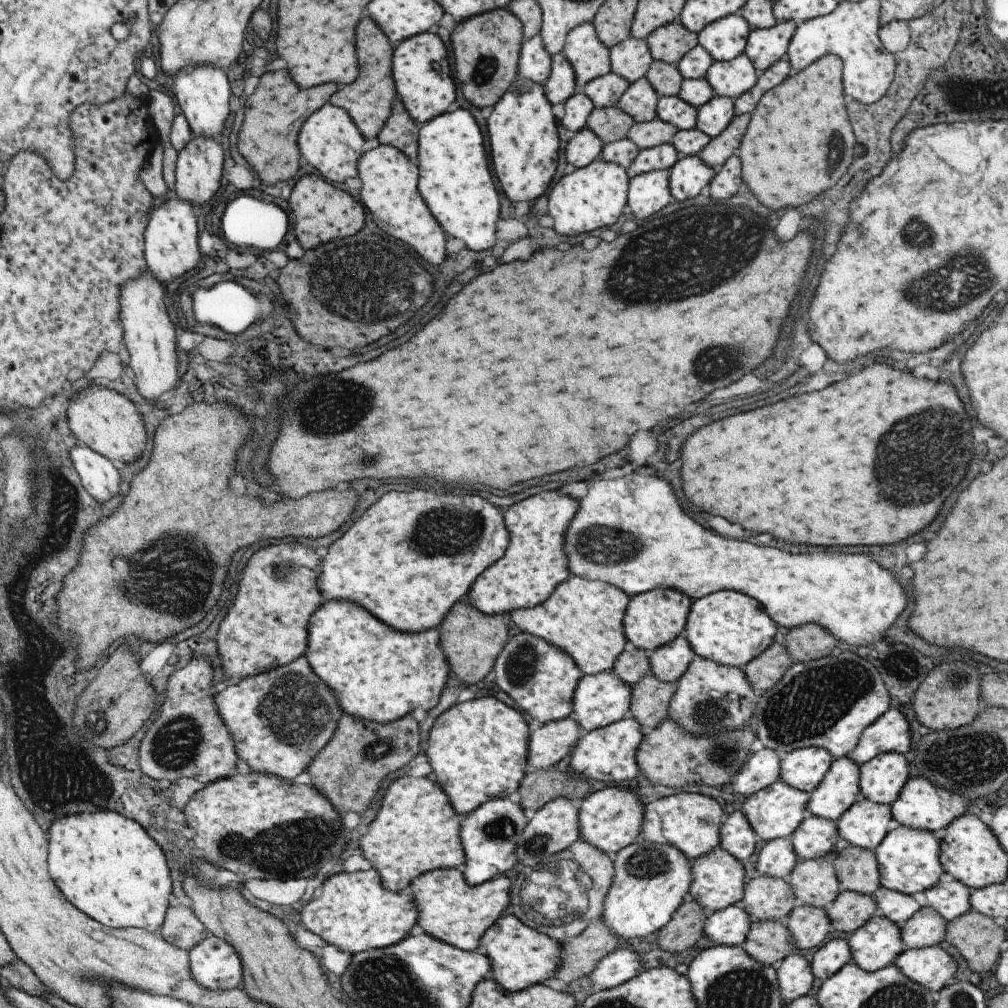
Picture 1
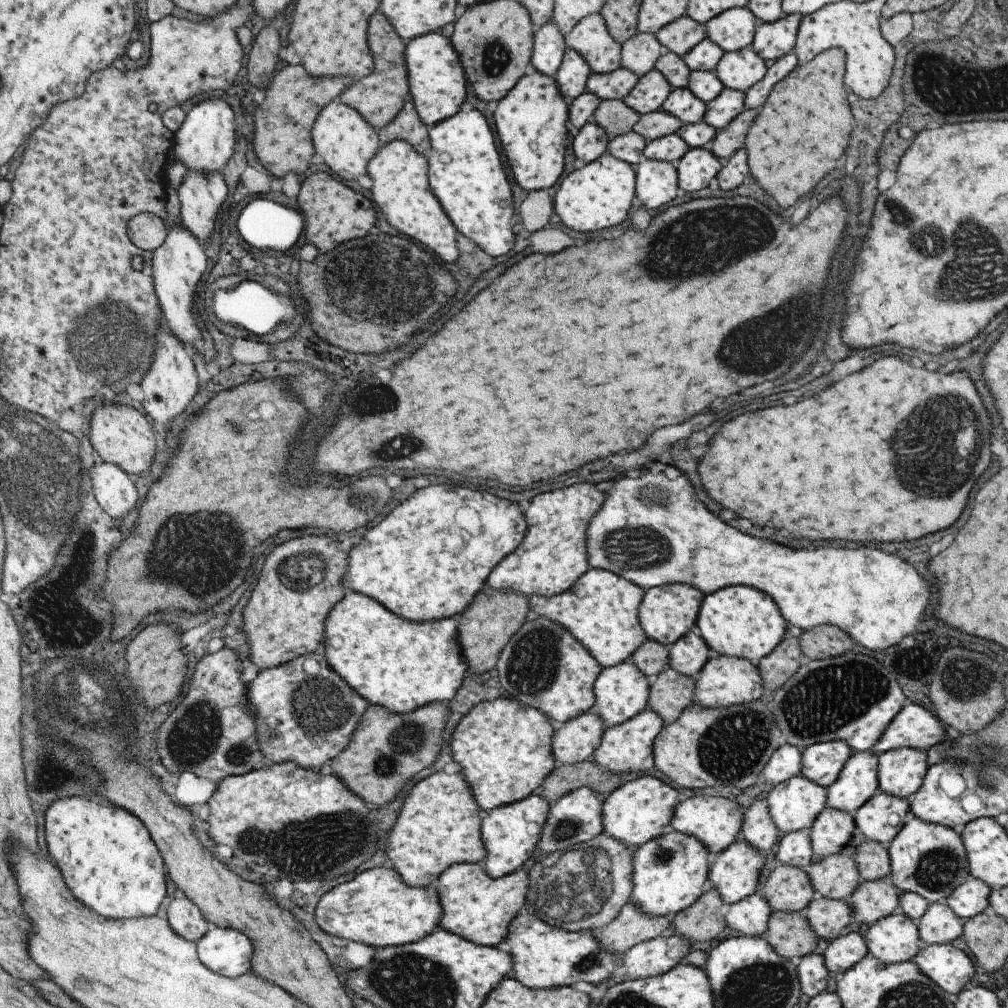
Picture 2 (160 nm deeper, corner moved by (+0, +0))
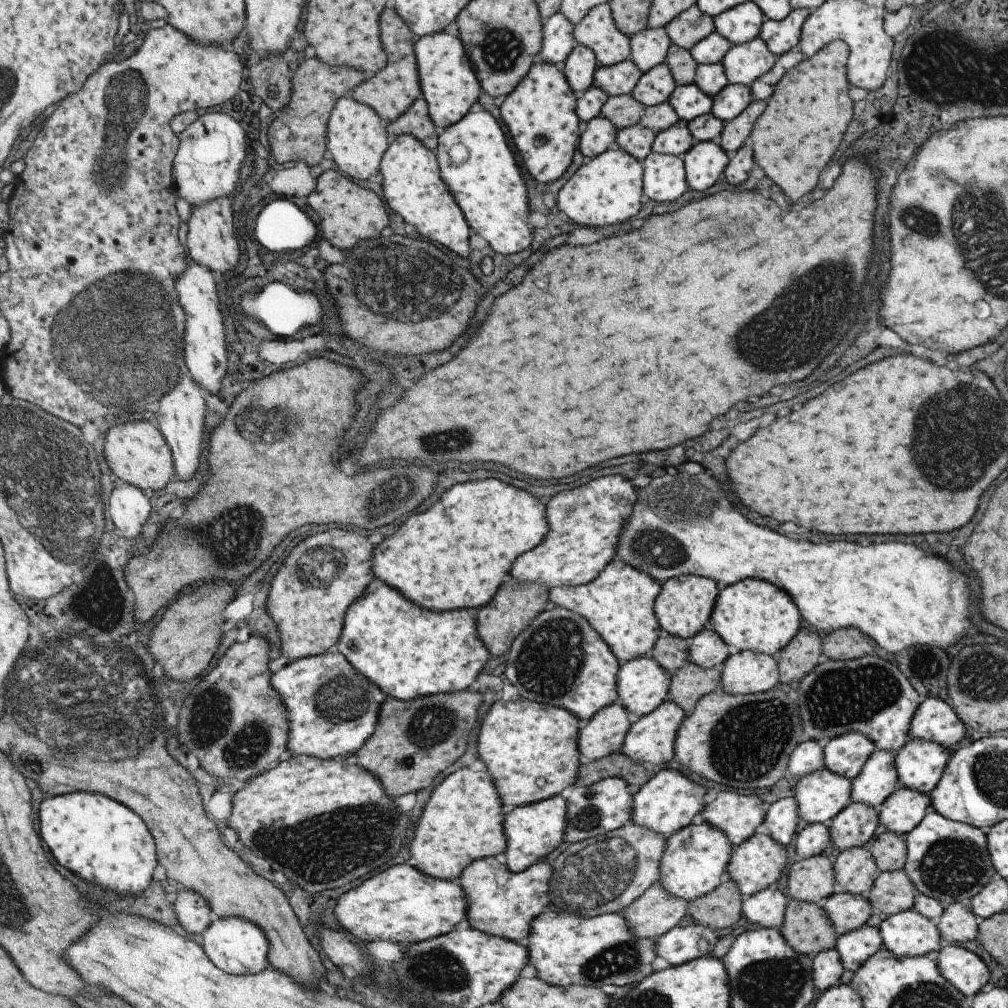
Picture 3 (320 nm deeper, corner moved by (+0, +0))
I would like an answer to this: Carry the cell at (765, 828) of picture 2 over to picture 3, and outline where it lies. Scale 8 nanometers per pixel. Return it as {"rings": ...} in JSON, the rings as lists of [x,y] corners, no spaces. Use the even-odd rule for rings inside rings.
{"rings":[[[784,797],[767,806],[760,829],[781,846],[787,846],[800,826],[801,820],[794,798]]]}

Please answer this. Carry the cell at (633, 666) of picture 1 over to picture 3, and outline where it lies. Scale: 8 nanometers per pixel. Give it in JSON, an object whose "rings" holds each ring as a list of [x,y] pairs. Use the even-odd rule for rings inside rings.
{"rings":[[[661,634],[657,637],[649,655],[672,677],[679,670],[679,667],[688,660],[687,646],[689,644],[686,639]]]}

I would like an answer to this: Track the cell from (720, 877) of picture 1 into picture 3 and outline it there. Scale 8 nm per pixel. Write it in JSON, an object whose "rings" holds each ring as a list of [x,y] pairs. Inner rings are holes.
{"rings":[[[760,829],[740,845],[732,848],[732,853],[726,866],[725,877],[734,880],[738,891],[744,898],[749,897],[767,888],[771,882],[775,884],[785,868],[785,858],[787,858],[785,848],[776,840],[773,840],[767,832]]]}

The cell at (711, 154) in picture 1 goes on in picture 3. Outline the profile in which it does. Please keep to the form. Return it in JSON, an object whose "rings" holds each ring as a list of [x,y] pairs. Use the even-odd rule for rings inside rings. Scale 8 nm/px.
{"rings":[[[751,100],[741,114],[735,116],[733,120],[724,123],[724,127],[719,133],[718,145],[728,155],[734,153],[743,143],[748,141],[753,123],[763,113],[765,104],[766,101]]]}

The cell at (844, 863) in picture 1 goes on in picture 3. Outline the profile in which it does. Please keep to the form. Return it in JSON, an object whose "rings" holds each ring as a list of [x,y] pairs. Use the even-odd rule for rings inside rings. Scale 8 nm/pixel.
{"rings":[[[883,831],[871,842],[870,854],[873,855],[879,872],[902,869],[906,861],[904,837],[891,831]]]}

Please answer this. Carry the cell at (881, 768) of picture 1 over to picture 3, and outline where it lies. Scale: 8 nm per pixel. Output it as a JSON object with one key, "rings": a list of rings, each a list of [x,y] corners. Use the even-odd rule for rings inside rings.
{"rings":[[[921,739],[907,741],[893,754],[898,784],[923,794],[935,788],[951,756],[947,747]]]}

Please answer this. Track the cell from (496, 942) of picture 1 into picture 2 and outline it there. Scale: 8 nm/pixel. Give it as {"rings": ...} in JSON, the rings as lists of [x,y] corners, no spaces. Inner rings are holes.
{"rings":[[[519,912],[509,923],[508,932],[503,941],[509,945],[508,953],[512,956],[513,979],[518,980],[523,986],[532,989],[550,989],[575,984],[579,980],[597,984],[609,977],[616,975],[615,966],[623,953],[610,953],[606,951],[593,936],[591,931],[566,931],[543,922],[539,917],[532,914]]]}

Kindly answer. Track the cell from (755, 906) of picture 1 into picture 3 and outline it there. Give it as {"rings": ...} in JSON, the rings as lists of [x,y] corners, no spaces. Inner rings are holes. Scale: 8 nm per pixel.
{"rings":[[[822,853],[791,864],[787,871],[791,899],[816,903],[836,891],[833,864]]]}

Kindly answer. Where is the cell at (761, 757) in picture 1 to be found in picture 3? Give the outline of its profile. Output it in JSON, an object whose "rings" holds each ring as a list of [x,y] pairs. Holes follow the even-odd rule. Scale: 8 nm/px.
{"rings":[[[806,739],[803,744],[799,744],[793,750],[786,767],[787,782],[815,772],[824,766],[822,761],[823,745],[823,743],[819,744],[815,739]]]}

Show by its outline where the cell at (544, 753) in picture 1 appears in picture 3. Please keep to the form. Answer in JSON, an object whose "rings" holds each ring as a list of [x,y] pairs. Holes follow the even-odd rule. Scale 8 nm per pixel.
{"rings":[[[615,702],[581,723],[576,740],[579,764],[590,763],[619,751],[631,722],[625,707]]]}

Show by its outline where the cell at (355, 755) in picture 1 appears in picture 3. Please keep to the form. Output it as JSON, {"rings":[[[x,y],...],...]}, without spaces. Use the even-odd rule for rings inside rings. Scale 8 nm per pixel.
{"rings":[[[468,689],[418,696],[406,701],[387,697],[379,708],[378,719],[371,736],[348,759],[355,762],[358,767],[372,772],[391,798],[427,788],[437,774],[451,766],[468,748],[469,732],[477,722],[477,708],[482,700],[479,691],[470,692]]]}

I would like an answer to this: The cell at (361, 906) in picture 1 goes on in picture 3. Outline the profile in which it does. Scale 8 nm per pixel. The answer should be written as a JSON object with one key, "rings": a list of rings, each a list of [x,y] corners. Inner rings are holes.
{"rings":[[[411,865],[391,866],[365,880],[361,886],[343,893],[337,898],[335,916],[343,930],[361,944],[377,940],[391,940],[398,943],[418,943],[452,931],[458,922],[465,920],[468,900],[456,881],[430,877]]]}

